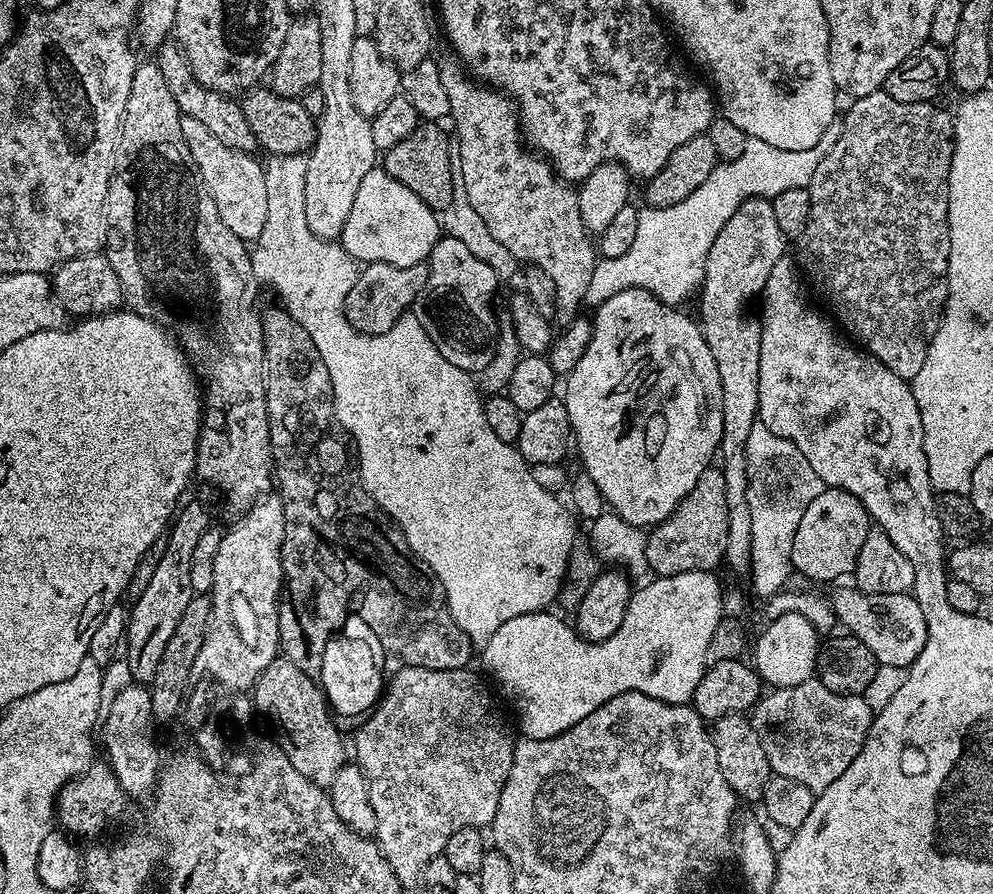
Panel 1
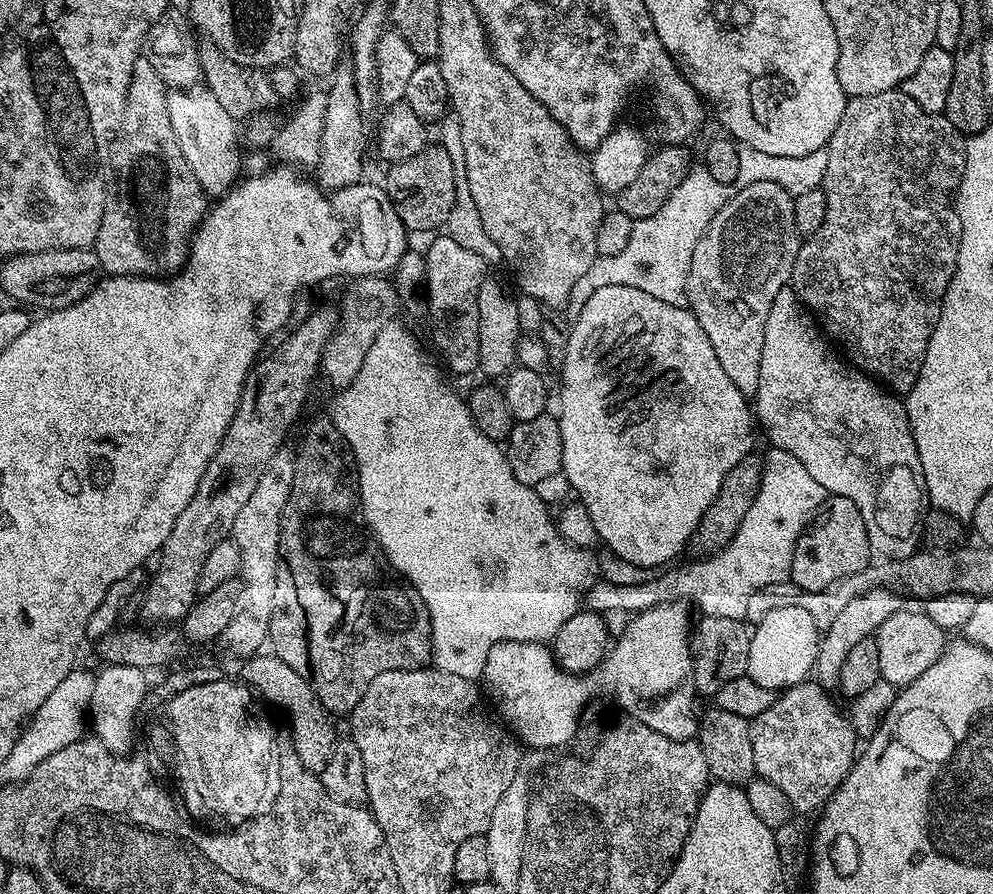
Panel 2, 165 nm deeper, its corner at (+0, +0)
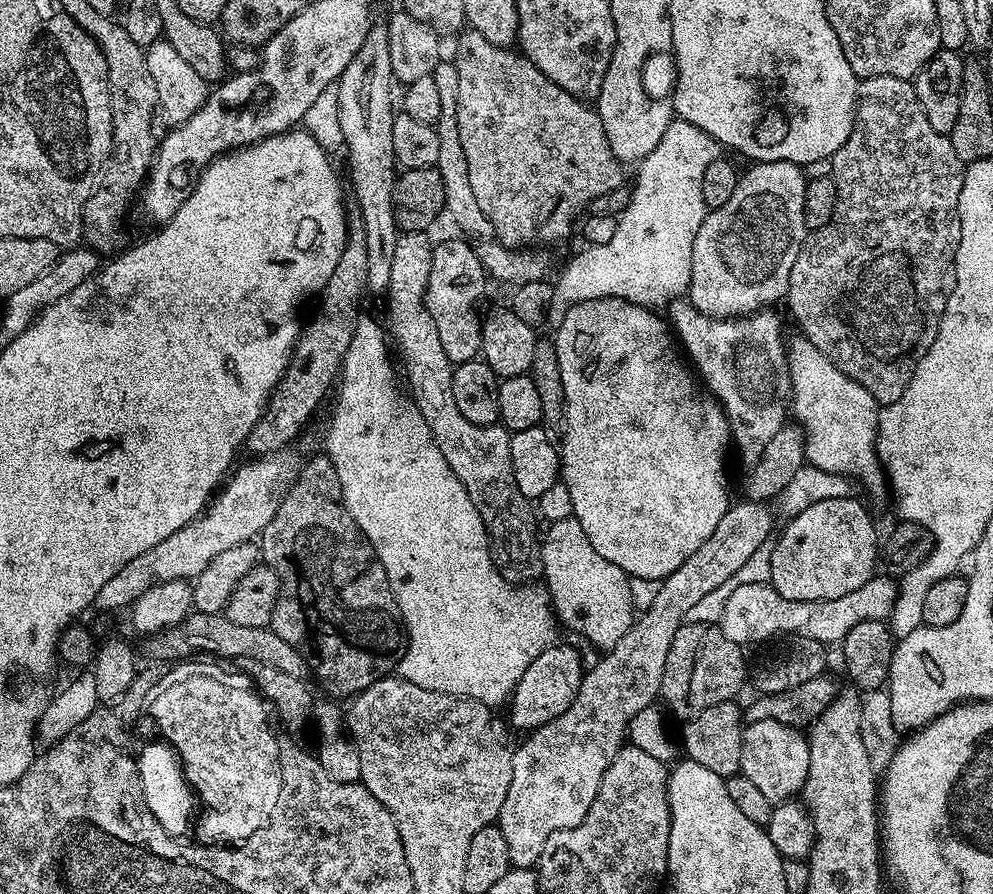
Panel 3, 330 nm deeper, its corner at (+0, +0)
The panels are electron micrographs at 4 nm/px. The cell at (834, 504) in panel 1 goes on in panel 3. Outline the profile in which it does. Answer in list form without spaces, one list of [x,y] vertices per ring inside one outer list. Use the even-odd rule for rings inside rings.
[[[851,495],[826,498],[806,506],[787,521],[784,533],[775,537],[770,551],[770,583],[782,598],[829,600],[858,590],[877,571],[878,540],[872,516]]]

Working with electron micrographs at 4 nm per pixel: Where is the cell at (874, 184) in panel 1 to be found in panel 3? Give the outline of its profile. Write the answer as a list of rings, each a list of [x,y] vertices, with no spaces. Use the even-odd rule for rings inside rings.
[[[875,76],[863,78],[858,84],[858,99],[856,101],[856,121],[850,130],[850,138],[837,152],[830,157],[830,175],[838,190],[838,202],[834,206],[834,218],[824,228],[817,228],[804,241],[804,248],[790,270],[788,295],[786,305],[792,311],[792,316],[801,324],[803,335],[807,336],[842,374],[846,374],[858,386],[866,386],[877,404],[887,406],[902,398],[902,390],[910,382],[918,362],[930,350],[934,338],[938,334],[938,326],[942,322],[942,314],[946,310],[946,302],[956,285],[956,255],[960,241],[960,211],[958,198],[964,185],[965,165],[954,154],[951,139],[945,133],[934,130],[926,119],[926,110],[922,110],[922,102],[918,102],[916,86],[912,80],[903,80],[893,76]]]

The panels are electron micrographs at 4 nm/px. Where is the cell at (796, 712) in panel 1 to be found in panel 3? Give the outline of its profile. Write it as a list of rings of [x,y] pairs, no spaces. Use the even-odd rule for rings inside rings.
[[[774,719],[751,721],[743,732],[739,762],[741,775],[749,778],[773,804],[783,803],[803,791],[809,776],[807,737],[799,729]]]

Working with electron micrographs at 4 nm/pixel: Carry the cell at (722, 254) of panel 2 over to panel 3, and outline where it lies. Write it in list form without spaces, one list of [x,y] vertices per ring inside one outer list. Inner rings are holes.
[[[785,160],[774,162],[756,162],[751,165],[752,172],[744,172],[738,186],[734,186],[734,195],[730,197],[730,202],[726,206],[711,209],[705,215],[702,226],[694,238],[694,250],[692,251],[692,261],[690,262],[690,286],[686,293],[687,299],[695,306],[699,312],[707,316],[719,316],[721,318],[735,318],[738,316],[749,316],[752,312],[768,310],[773,307],[775,300],[783,301],[788,295],[788,283],[790,282],[790,270],[794,262],[800,256],[800,251],[804,248],[806,233],[809,231],[805,222],[805,202],[806,186],[808,185],[807,175],[804,176],[805,169],[798,164],[791,164]]]

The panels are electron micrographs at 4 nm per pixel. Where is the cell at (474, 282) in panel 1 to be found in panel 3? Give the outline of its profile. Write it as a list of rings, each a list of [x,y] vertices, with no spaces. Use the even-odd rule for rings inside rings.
[[[459,239],[453,244],[437,243],[433,247],[430,282],[424,295],[430,318],[434,318],[434,326],[438,326],[438,339],[442,341],[446,358],[450,358],[453,366],[470,362],[481,355],[482,316],[481,313],[476,313],[476,303],[483,298],[484,287],[490,284],[476,248],[467,239]]]

